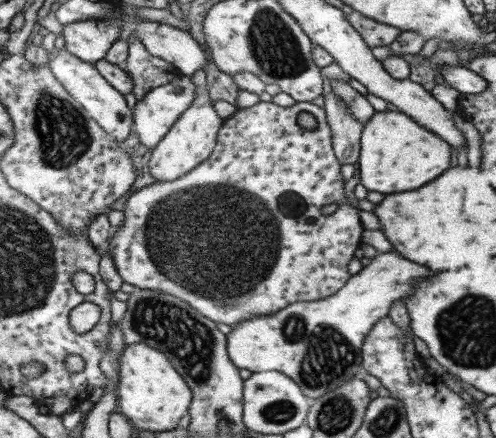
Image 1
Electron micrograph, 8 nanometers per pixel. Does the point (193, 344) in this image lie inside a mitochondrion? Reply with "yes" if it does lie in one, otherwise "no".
yes

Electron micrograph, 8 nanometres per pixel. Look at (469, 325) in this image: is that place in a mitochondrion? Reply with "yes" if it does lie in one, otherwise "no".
yes

